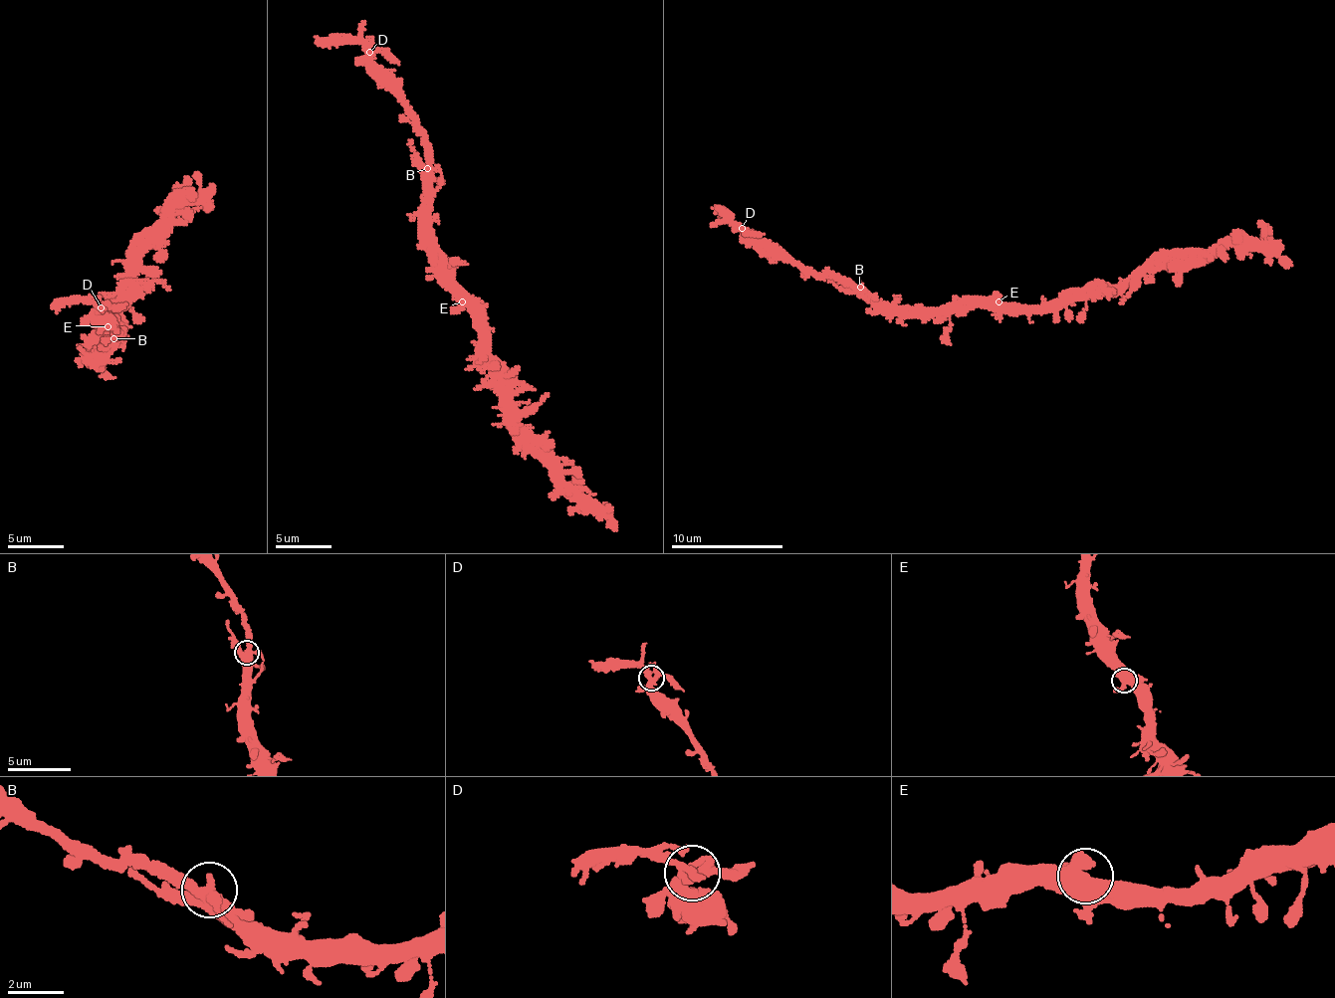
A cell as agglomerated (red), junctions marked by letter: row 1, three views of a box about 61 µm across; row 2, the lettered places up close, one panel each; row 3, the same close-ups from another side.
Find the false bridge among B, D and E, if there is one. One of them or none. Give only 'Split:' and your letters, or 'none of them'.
Split: D

